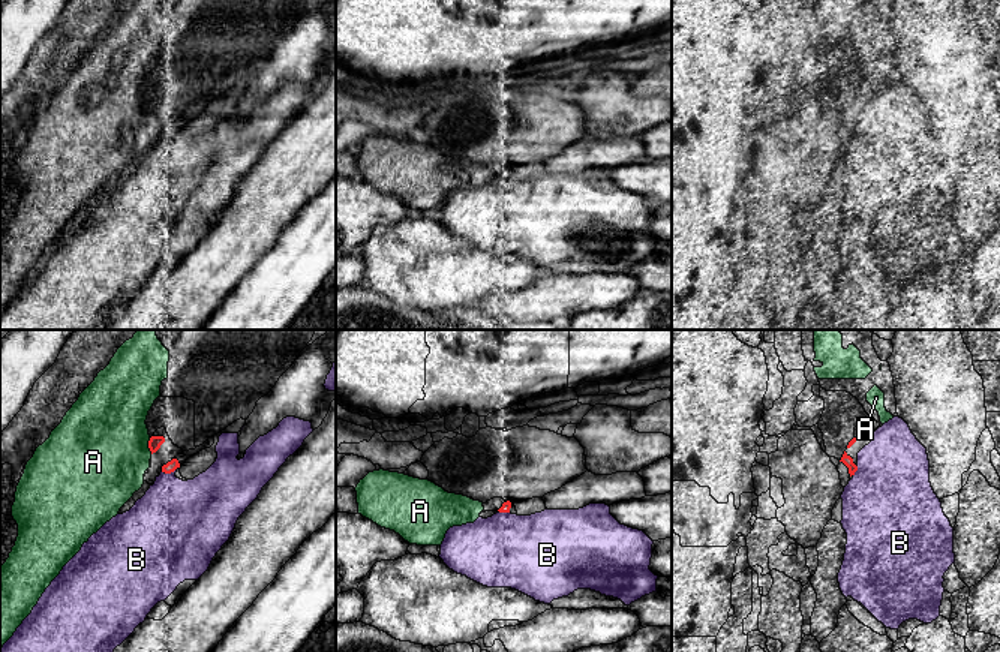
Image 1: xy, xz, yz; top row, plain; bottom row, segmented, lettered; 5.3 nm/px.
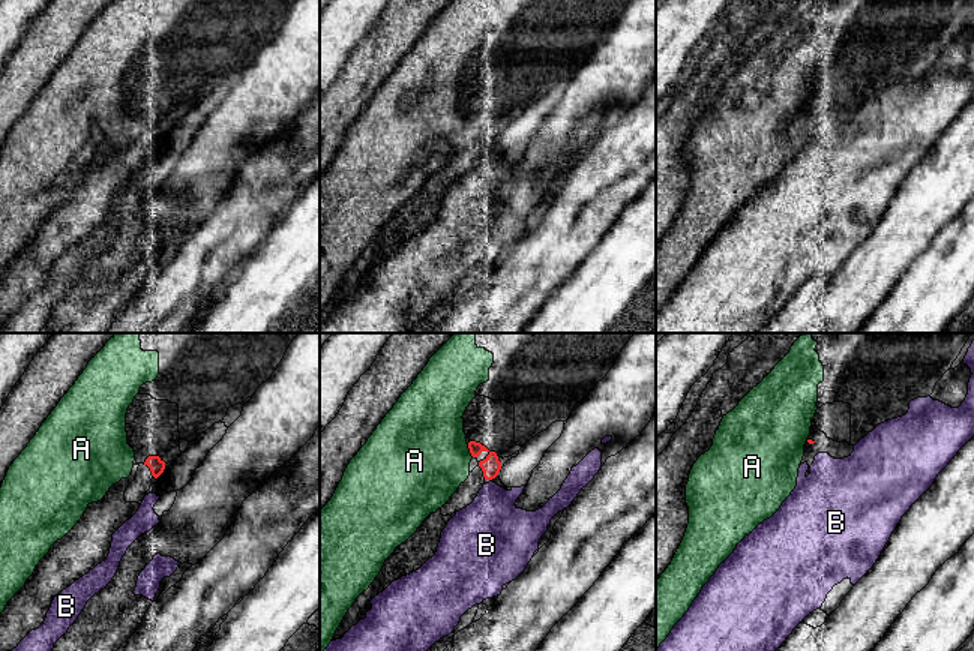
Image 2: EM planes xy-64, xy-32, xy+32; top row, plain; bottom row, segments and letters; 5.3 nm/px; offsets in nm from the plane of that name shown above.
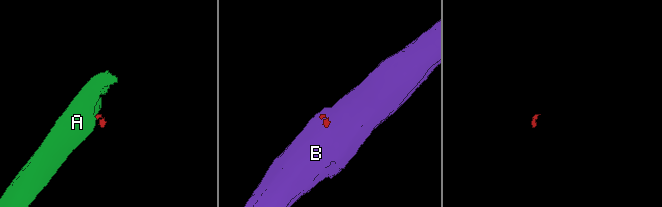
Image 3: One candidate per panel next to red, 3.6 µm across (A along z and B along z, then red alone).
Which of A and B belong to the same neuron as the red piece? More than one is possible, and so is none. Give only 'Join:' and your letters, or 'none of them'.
Join: A

